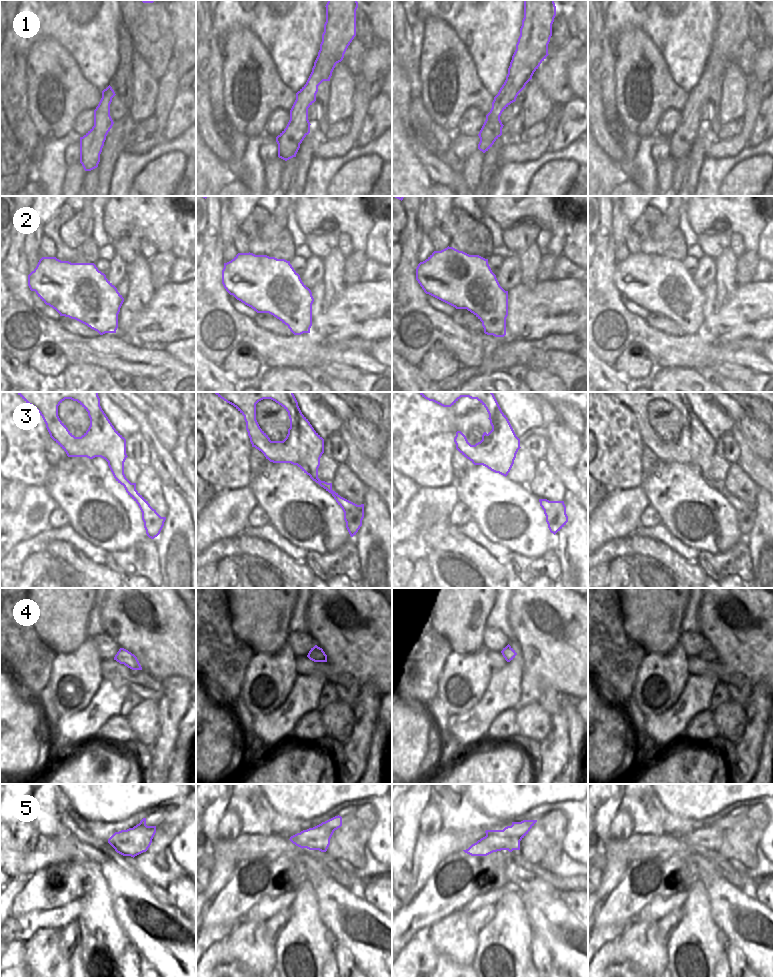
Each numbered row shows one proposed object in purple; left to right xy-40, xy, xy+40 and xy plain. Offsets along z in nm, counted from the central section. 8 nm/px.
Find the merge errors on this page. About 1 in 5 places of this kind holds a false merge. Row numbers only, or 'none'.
none

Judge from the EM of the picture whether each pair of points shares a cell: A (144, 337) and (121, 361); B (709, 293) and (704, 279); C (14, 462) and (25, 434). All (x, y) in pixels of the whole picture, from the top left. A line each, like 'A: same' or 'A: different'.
A: different
B: different
C: same

